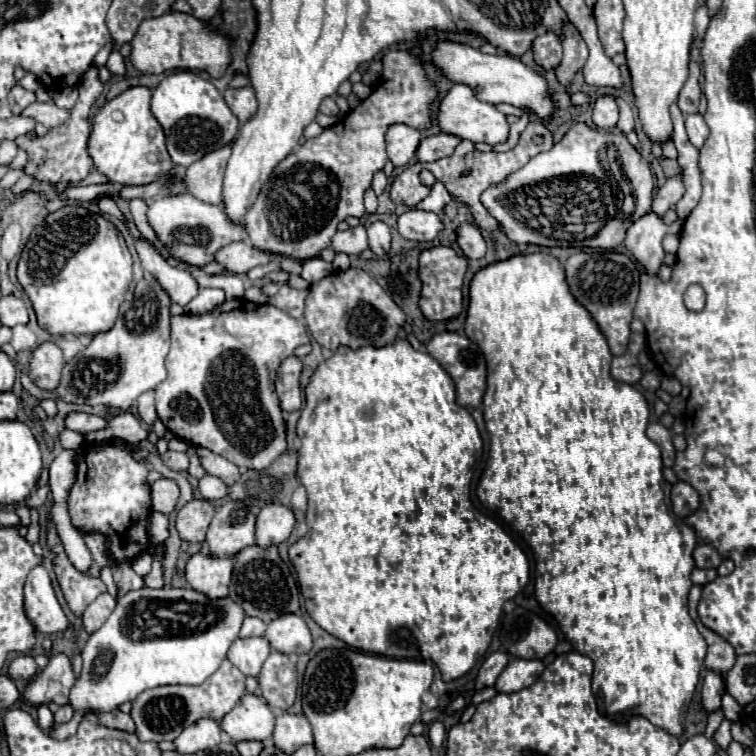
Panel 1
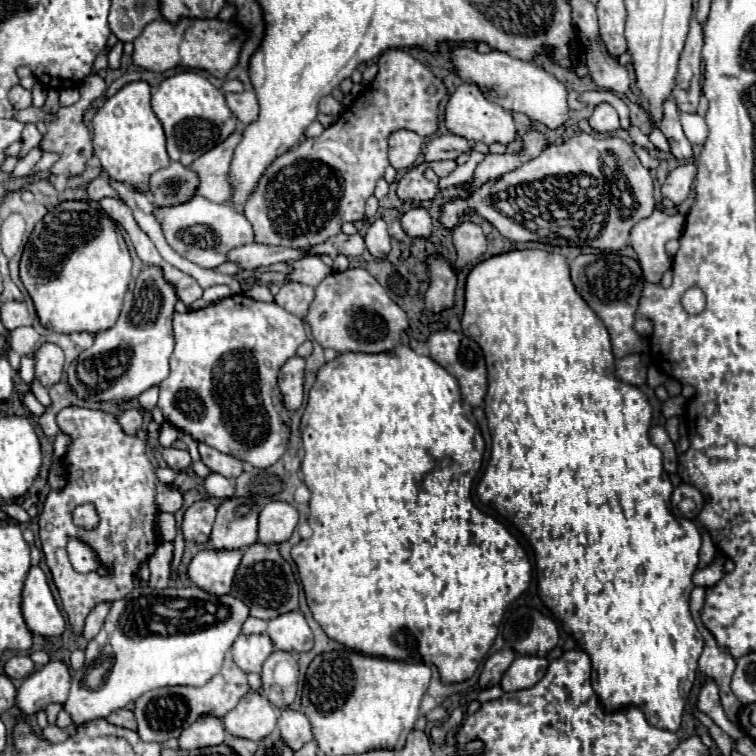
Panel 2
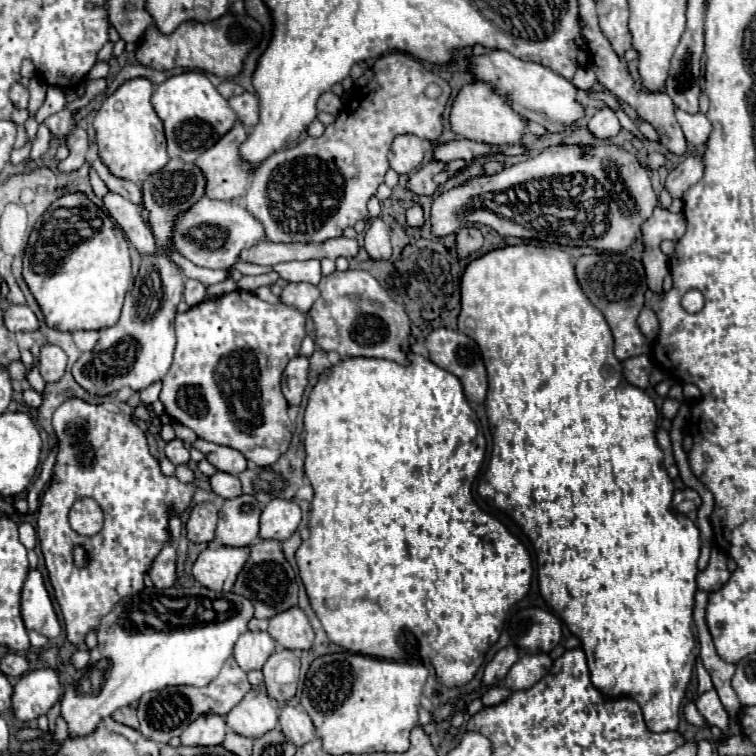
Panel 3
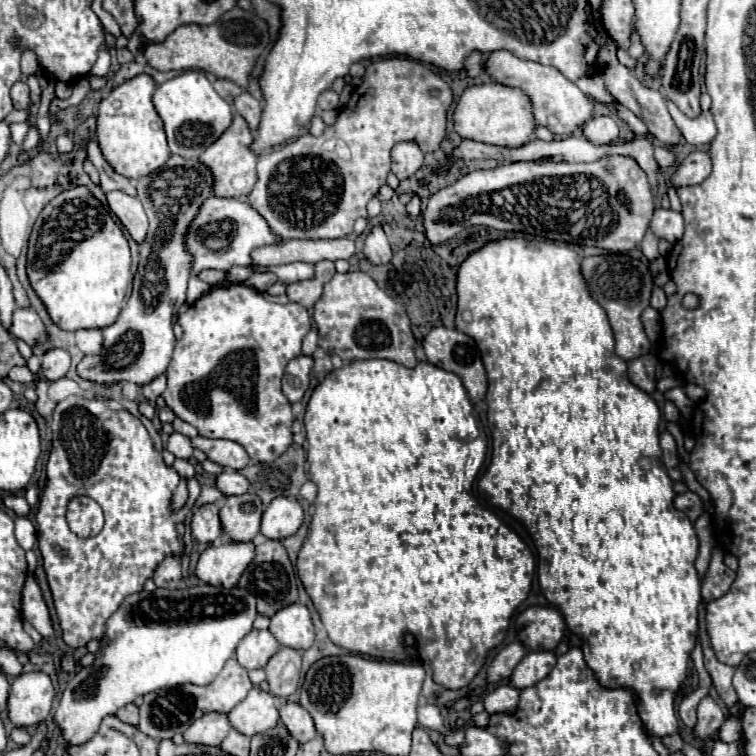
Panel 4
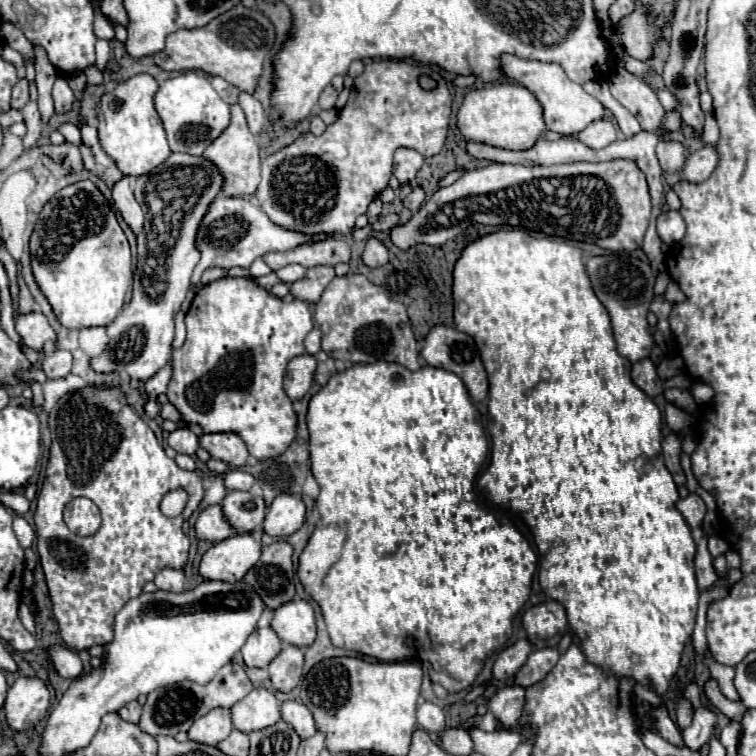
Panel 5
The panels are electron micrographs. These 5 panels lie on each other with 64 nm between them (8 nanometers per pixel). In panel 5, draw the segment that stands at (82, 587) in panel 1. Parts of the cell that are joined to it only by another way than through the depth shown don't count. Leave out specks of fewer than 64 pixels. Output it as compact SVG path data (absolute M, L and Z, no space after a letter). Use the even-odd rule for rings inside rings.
M86 386L78 392L66 394L52 408L48 424L52 432L50 460L34 514L38 554L46 574L46 584L62 640L70 650L88 650L94 644L104 646L112 640L114 616L130 598L142 592L146 582L154 580L156 572L166 566L184 568L188 562L190 540L182 532L182 522L198 508L204 496L204 488L196 472L178 468L178 464L164 454L164 448L158 444L154 432L144 424L134 408L122 400L118 388ZM180 486L188 492L188 504L180 516L166 518L160 512L160 502L168 492ZM78 496L90 498L102 512L102 526L94 536L76 536L62 520L64 506Z

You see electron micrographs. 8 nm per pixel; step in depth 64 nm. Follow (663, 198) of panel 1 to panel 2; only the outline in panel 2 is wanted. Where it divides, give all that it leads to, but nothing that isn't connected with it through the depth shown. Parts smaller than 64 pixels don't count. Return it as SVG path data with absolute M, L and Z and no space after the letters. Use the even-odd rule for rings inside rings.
M684 162L676 170L672 170L662 186L662 198L668 198L674 204L680 204L692 188L692 182L696 178L696 170L698 168L694 162Z

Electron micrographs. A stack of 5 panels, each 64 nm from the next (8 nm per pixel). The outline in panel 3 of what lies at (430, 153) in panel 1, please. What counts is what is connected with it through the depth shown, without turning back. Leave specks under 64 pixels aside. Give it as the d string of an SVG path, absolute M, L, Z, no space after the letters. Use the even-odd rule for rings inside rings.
M456 138L456 140L448 140L442 142L434 148L434 160L444 160L444 162L452 162L458 158L464 158L466 162L472 160L474 156L480 154L506 154L506 156L516 156L522 154L524 148L522 146L488 146L488 144L478 144L474 140L466 140L466 138Z

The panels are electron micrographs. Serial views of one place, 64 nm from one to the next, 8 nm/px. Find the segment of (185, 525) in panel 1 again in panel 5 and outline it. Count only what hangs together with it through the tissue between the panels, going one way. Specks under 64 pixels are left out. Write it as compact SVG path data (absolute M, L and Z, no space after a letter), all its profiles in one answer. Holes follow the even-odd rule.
M220 506L204 508L196 518L194 530L200 540L210 540L210 542L220 542L220 540L226 540L234 534L234 530L226 522Z

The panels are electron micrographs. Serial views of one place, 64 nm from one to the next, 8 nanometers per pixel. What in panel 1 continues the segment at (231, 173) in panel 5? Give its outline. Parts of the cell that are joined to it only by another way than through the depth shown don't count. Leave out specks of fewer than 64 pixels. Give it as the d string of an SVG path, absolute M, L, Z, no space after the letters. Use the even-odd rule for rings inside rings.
M230 144L206 154L202 160L188 166L182 178L186 192L206 204L220 206L222 204L222 178L224 178L228 158L230 158Z

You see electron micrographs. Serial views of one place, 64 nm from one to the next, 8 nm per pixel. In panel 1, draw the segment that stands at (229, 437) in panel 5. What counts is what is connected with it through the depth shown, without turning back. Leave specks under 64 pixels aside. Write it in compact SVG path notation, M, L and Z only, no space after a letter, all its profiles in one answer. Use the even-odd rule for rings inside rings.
M196 448L198 452L198 458L200 458L200 464L202 468L212 474L212 476L218 476L226 486L232 486L236 480L240 480L240 470L236 464L228 462L226 458L206 450L206 448Z

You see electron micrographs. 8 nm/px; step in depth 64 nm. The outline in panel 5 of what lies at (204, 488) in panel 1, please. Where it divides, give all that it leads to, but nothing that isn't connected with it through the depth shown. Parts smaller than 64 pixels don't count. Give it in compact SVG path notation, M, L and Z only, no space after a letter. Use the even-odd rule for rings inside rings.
M230 470L224 474L224 488L226 490L250 490L254 484L254 478L248 472L242 470Z

